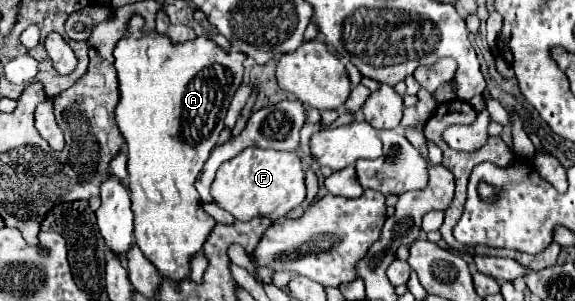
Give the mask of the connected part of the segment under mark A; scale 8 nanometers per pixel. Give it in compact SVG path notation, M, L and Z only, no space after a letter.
M136 16L130 20L126 36L114 50L116 70L120 80L120 104L116 106L118 128L128 144L128 190L134 212L134 236L136 246L156 266L160 278L182 282L190 278L190 260L202 250L212 228L214 218L202 210L194 180L198 178L204 162L216 146L218 134L224 128L224 116L232 94L238 90L244 76L246 54L232 50L224 54L208 38L196 38L184 44L168 42L168 36L142 32L144 18Z

